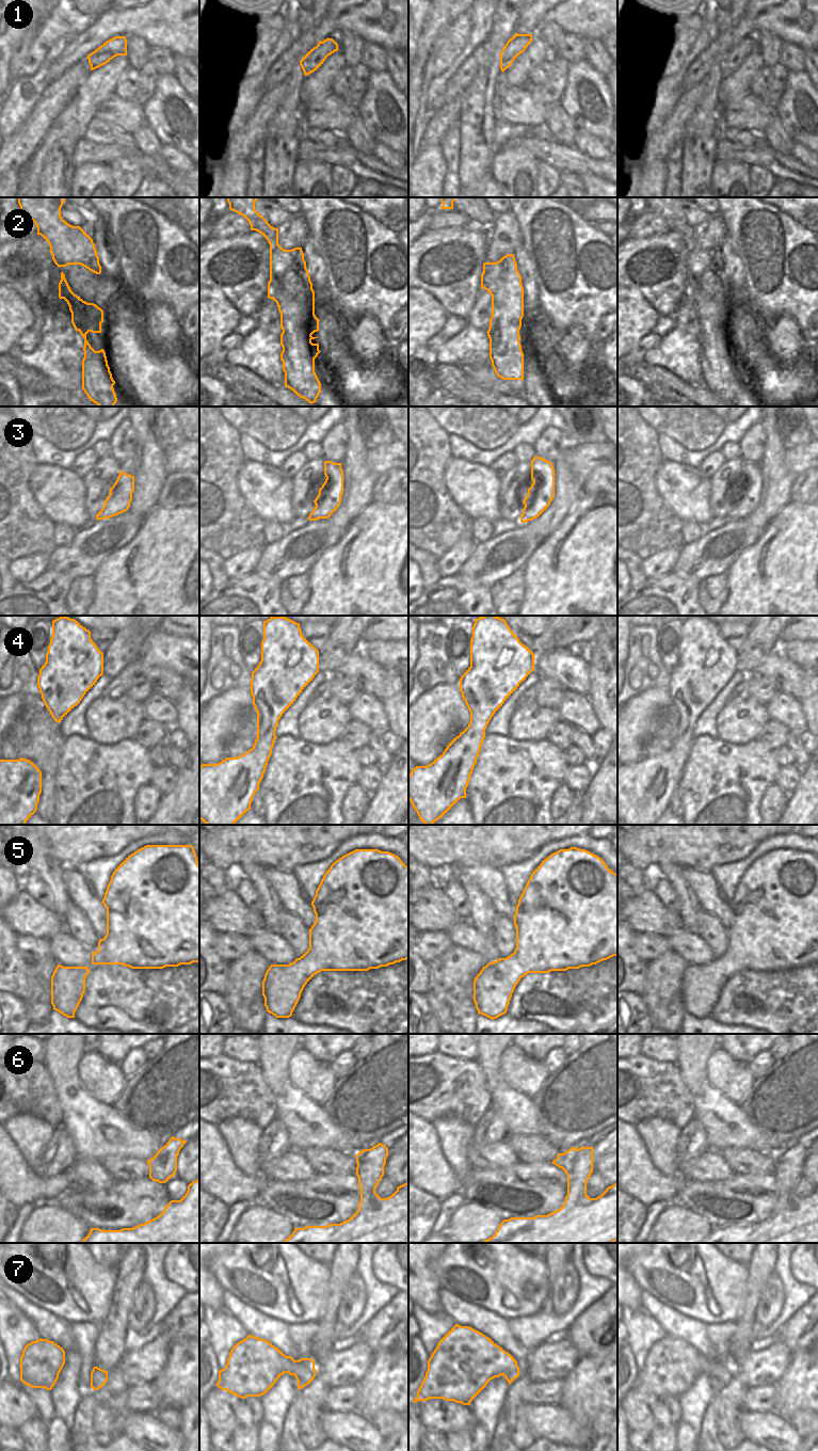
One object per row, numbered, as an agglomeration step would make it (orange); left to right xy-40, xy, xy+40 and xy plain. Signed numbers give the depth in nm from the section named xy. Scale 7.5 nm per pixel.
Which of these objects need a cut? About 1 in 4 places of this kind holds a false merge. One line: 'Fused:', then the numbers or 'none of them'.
Fused: none of them

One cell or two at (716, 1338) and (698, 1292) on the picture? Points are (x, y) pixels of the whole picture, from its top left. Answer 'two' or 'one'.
two

